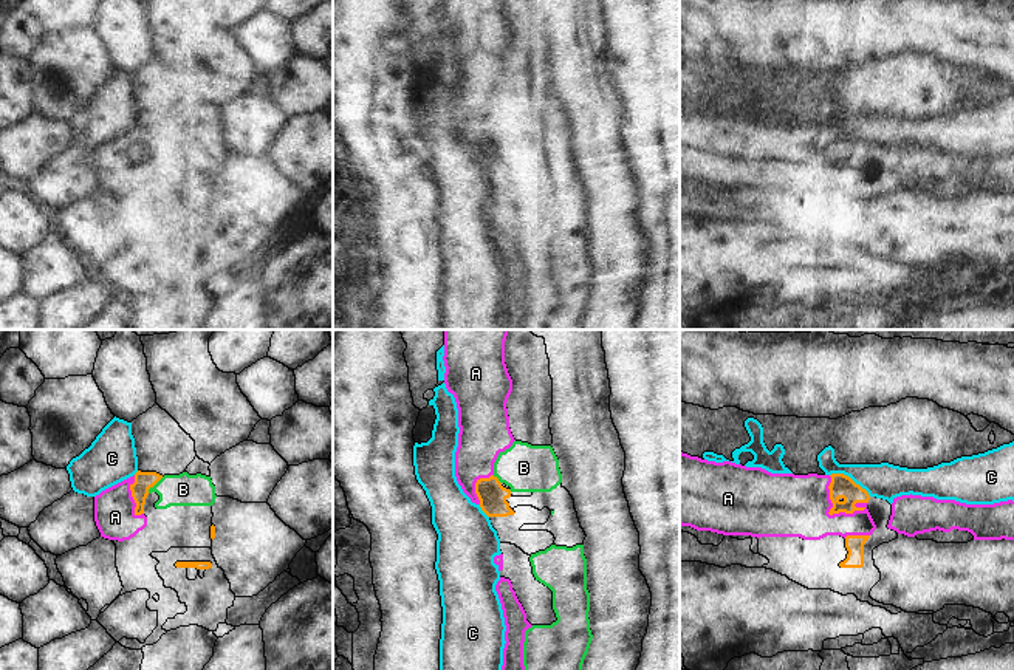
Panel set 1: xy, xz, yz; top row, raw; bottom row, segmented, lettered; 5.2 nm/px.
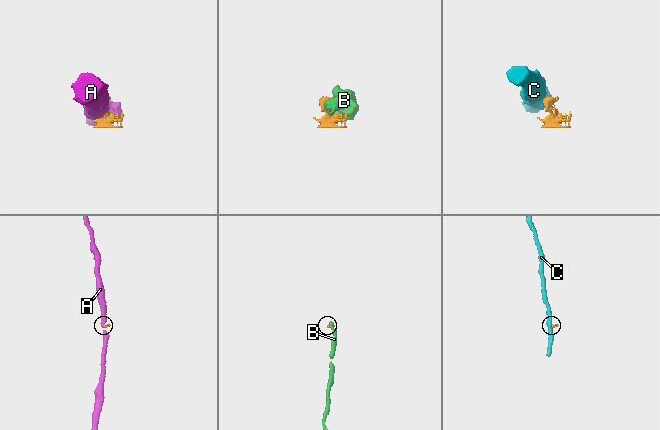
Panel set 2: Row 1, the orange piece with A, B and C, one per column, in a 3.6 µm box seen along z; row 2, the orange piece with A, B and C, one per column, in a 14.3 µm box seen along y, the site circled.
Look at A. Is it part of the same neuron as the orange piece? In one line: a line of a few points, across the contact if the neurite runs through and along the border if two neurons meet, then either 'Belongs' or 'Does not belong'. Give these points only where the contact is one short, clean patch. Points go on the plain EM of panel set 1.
Line: yz (841, 140), (832, 149), (829, 166), (782, 158). Belongs.

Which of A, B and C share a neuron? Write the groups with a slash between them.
A / B / C

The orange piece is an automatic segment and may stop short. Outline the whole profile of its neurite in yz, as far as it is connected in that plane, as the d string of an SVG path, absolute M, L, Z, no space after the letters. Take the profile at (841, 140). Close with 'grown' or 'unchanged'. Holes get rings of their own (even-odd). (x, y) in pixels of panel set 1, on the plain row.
M680 105L680 178L697 184L711 184L723 189L751 190L800 190L803 193L820 193L827 189L845 192L847 212L841 221L864 220L864 198L876 183L867 162L870 149L844 127L831 128L794 128L771 127L762 121L746 121L731 115L715 116Z; grown

